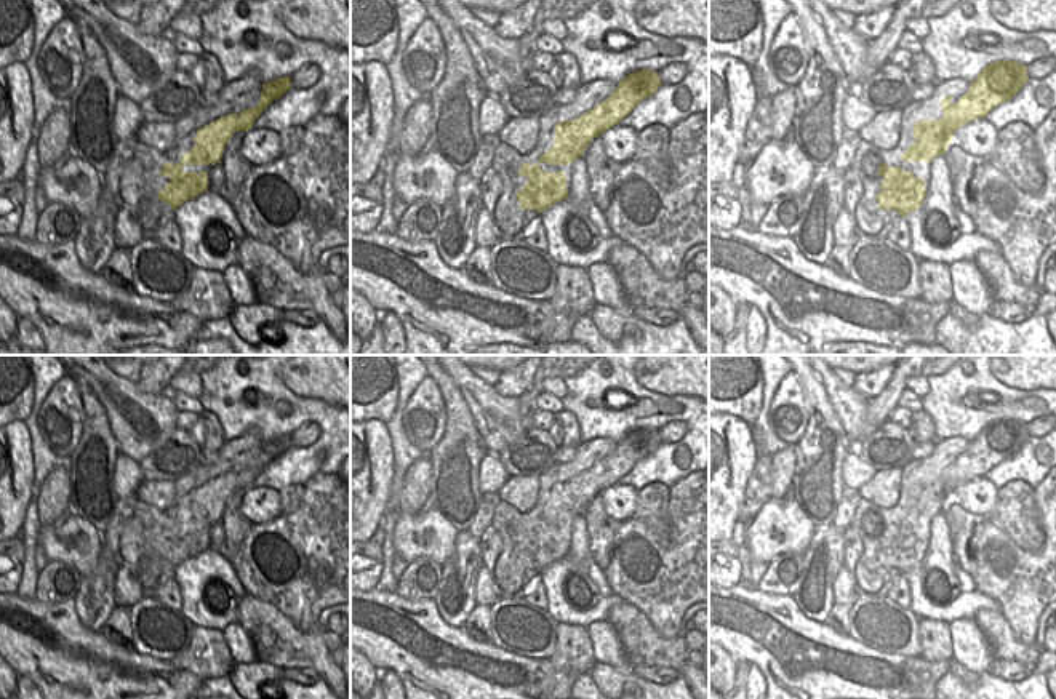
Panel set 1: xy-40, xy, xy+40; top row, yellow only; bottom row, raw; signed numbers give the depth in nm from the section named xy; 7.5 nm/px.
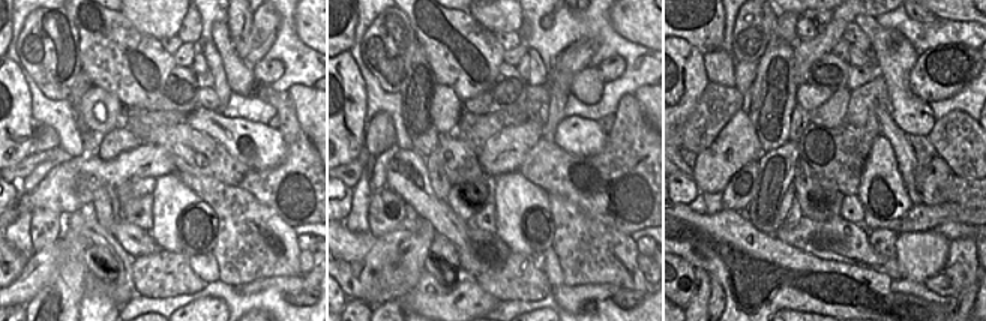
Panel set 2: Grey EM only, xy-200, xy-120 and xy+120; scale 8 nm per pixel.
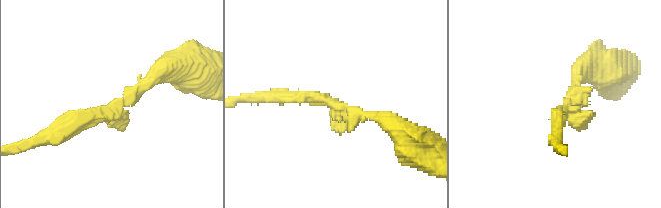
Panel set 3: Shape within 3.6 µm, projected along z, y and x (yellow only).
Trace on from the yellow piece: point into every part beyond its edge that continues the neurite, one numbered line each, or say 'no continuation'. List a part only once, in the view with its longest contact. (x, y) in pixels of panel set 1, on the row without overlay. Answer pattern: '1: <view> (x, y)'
no continuation.

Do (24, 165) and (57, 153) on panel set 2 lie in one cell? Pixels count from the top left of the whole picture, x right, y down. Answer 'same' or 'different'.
same

